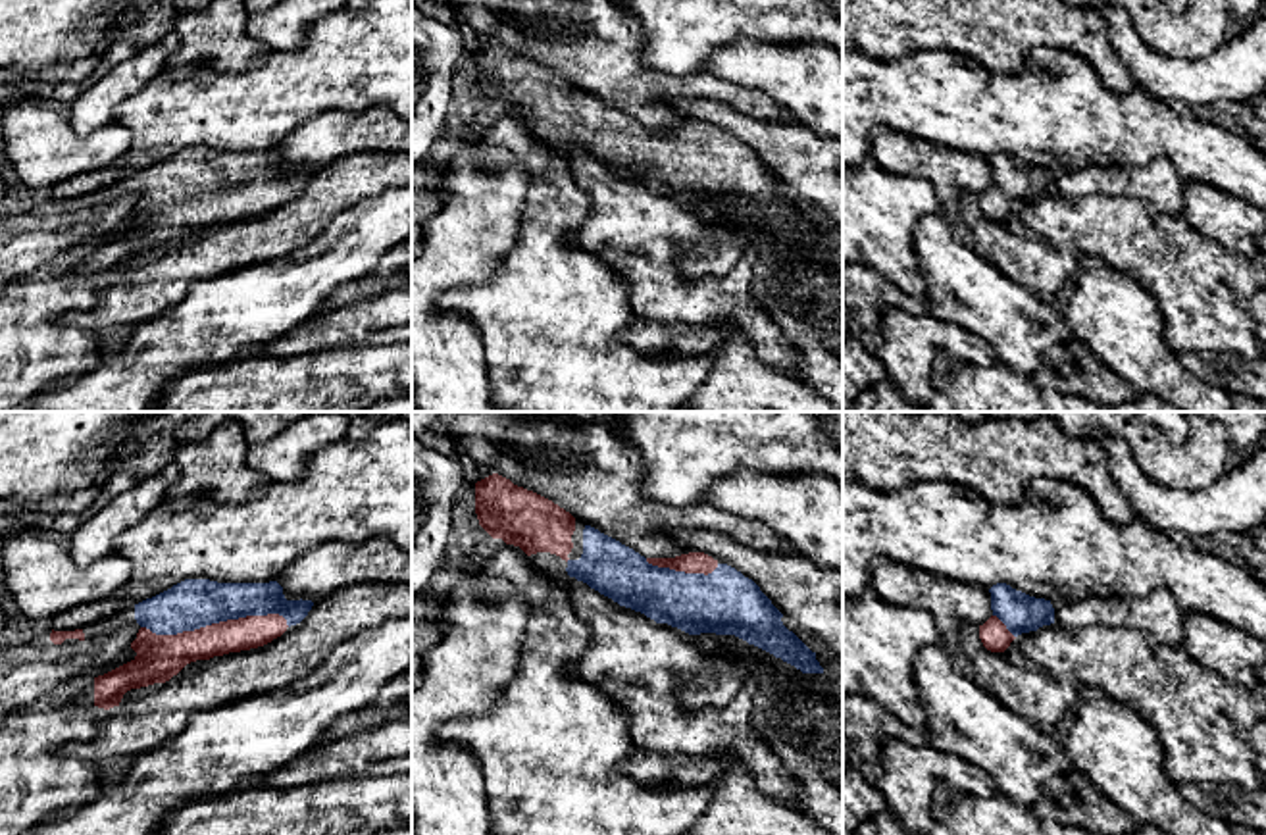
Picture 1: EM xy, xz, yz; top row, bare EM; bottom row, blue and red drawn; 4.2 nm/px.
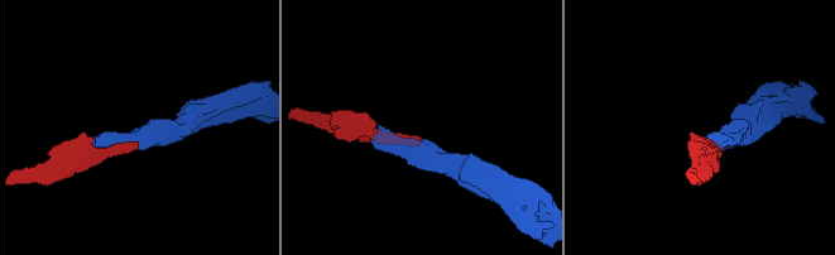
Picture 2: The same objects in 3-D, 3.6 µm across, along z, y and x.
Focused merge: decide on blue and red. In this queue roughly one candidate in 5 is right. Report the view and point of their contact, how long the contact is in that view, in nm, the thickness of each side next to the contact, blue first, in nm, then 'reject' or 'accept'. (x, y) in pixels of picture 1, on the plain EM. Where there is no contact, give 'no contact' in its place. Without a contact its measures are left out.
contact xy (216, 191); length 600 nm; calibres 200 and 180 nm; accept

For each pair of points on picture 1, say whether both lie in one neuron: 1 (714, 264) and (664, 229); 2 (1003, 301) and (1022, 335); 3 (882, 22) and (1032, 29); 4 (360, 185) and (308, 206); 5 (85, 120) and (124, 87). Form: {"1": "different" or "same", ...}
{"1": "different", "2": "same", "3": "same", "4": "same", "5": "same"}

